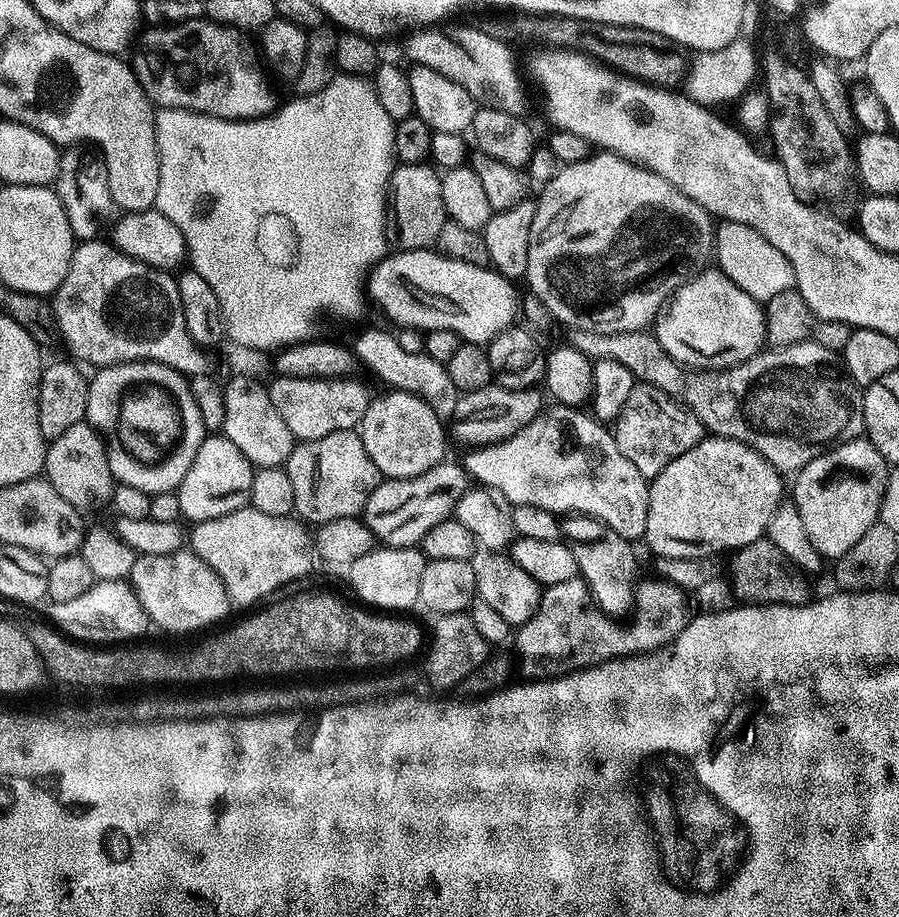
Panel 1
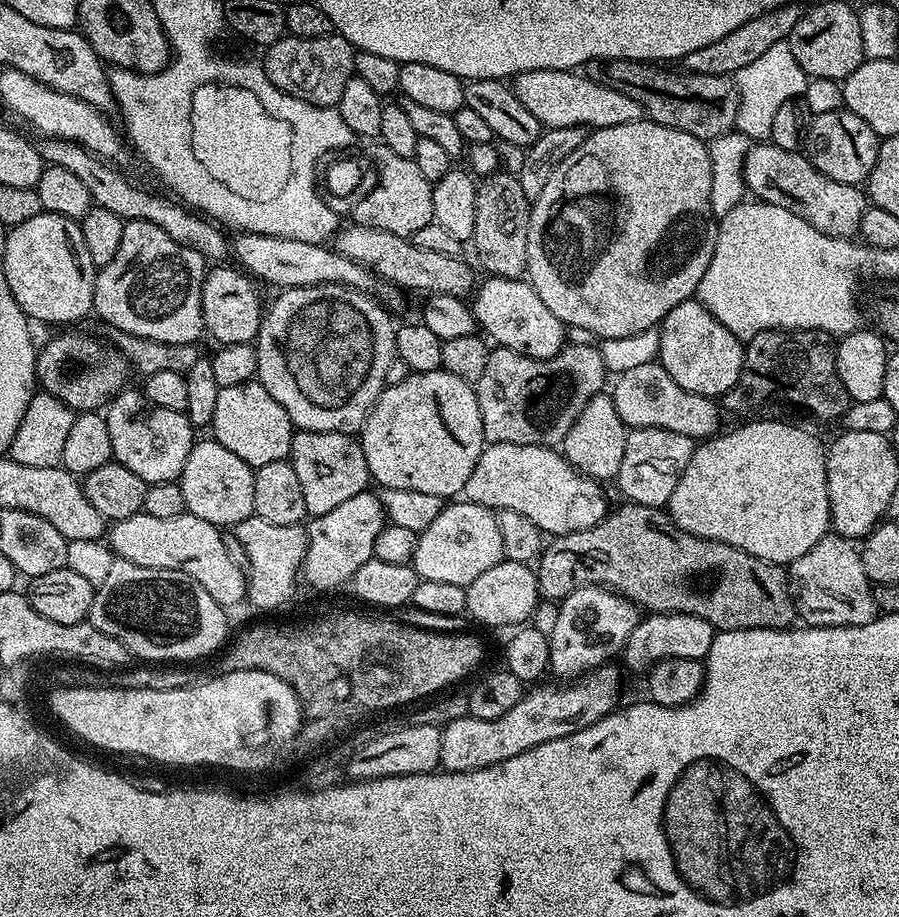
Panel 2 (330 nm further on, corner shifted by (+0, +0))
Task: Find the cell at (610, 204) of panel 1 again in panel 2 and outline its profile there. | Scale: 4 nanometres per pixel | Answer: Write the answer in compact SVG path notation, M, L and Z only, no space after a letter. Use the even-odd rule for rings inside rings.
M647 118L639 120L638 122L626 122L622 126L610 126L609 128L597 128L589 131L586 142L582 142L582 146L578 146L578 150L574 150L574 154L570 154L570 158L566 158L566 162L562 162L556 167L554 174L550 174L550 182L546 182L542 194L538 194L538 198L531 201L531 212L529 214L528 265L526 271L526 279L528 283L531 284L533 290L536 291L538 298L542 298L542 302L546 302L546 306L550 309L550 314L554 314L554 318L561 320L561 322L563 322L568 328L582 326L582 330L590 330L590 334L594 338L599 338L600 340L609 340L610 338L630 338L634 334L653 331L653 329L659 325L660 321L666 318L666 314L670 314L670 310L674 310L674 306L678 306L682 302L686 302L696 296L696 287L702 282L702 274L706 274L706 270L710 266L710 258L714 258L718 220L712 215L710 184L711 166L708 145L705 141L694 138L694 134L686 134L682 130L674 130L670 126L655 124L653 120Z

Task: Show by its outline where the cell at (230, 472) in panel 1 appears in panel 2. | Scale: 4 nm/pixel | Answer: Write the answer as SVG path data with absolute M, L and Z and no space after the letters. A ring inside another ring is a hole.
M214 438L197 439L178 481L188 511L217 526L235 526L254 515L254 469Z

